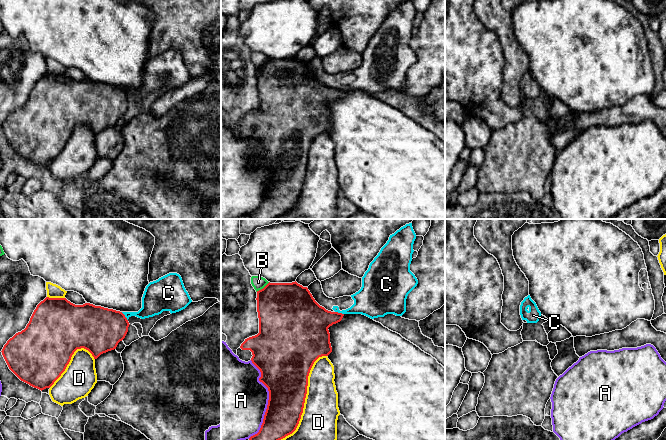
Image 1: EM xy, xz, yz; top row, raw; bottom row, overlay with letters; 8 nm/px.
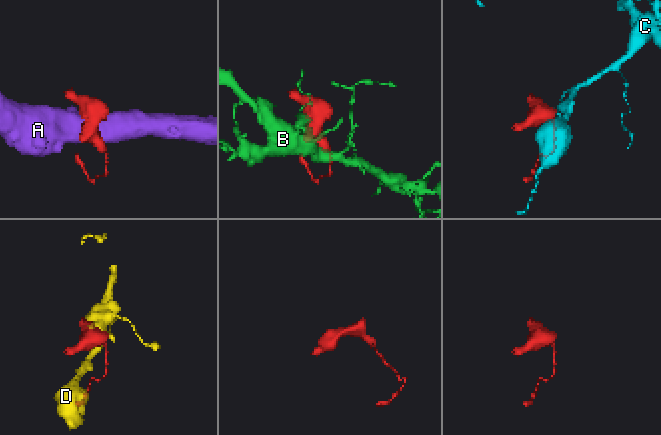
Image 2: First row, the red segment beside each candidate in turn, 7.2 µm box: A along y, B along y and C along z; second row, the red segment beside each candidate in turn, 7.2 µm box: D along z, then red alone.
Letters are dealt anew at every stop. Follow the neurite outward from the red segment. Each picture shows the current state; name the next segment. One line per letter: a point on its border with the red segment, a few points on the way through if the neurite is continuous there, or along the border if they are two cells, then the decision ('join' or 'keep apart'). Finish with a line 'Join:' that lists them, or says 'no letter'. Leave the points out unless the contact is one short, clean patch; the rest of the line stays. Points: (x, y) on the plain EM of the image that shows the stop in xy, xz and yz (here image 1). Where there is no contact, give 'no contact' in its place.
A: xz (268, 177) | keep apart
B: xz (263, 64) | keep apart
C: xz (339, 89) | along xz (335, 87), (343, 90) | keep apart
D: xz (304, 176) | keep apart
Join: no letter

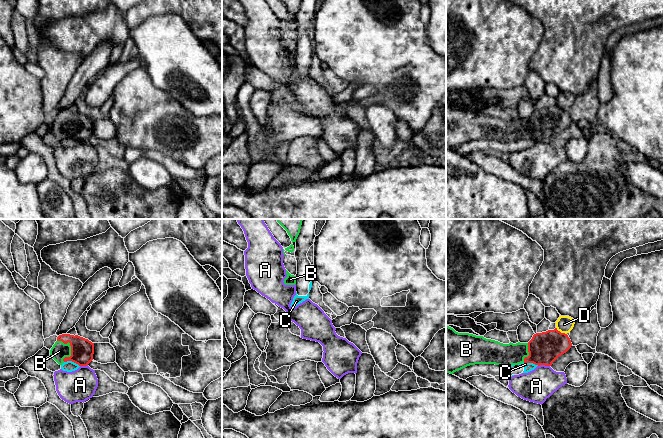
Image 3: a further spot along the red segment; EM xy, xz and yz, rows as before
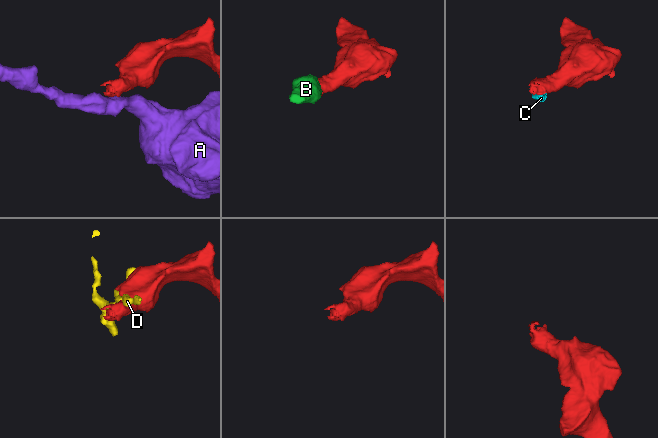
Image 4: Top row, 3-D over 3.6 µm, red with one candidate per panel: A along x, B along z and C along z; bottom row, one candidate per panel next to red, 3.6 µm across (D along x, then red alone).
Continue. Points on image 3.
A: yz (543, 140) | keep apart
B: xy (71, 124) | across xy (82, 126), (71, 124), (59, 127) | join
C: xy (72, 137) | along xy (64, 137), (73, 137), (79, 142) | keep apart
D: yz (560, 108) | keep apart
Join: B

